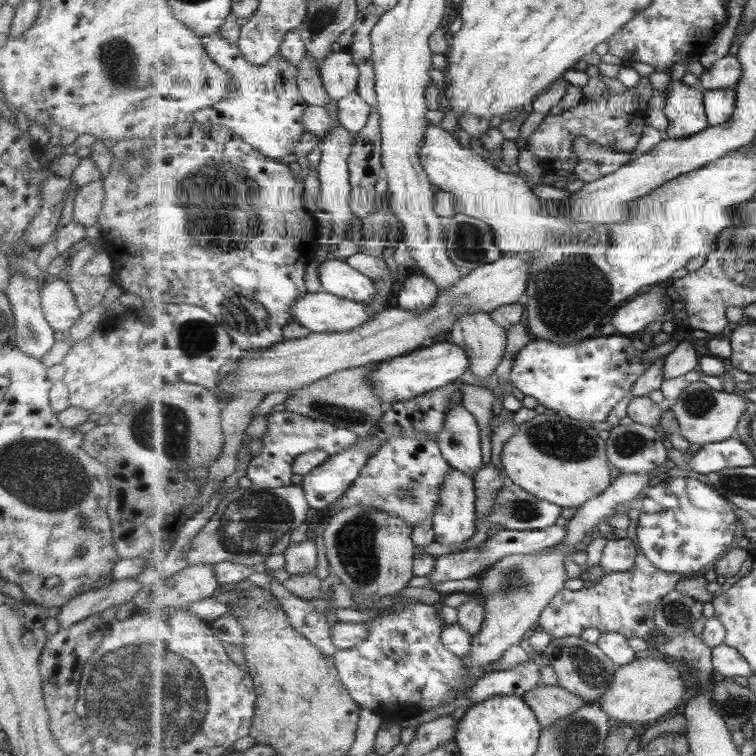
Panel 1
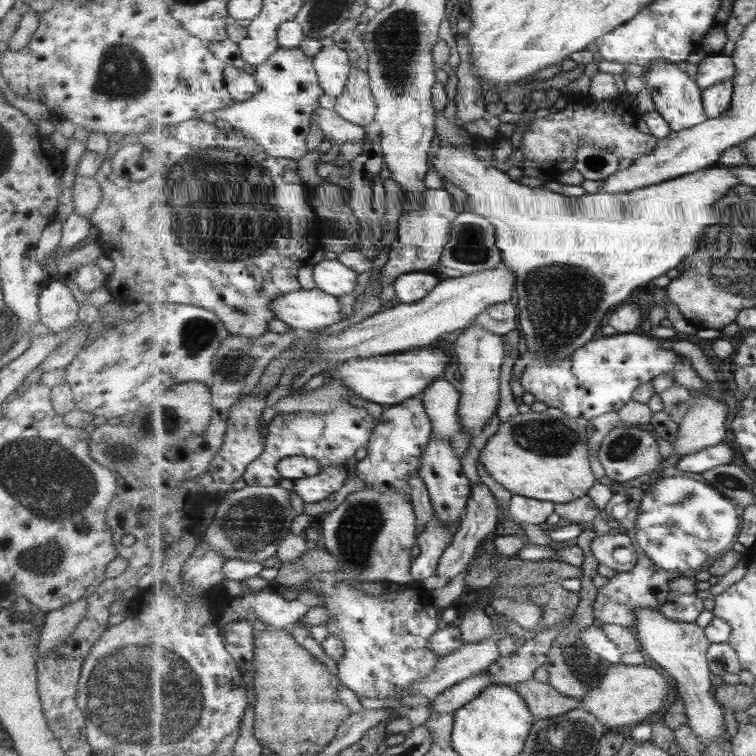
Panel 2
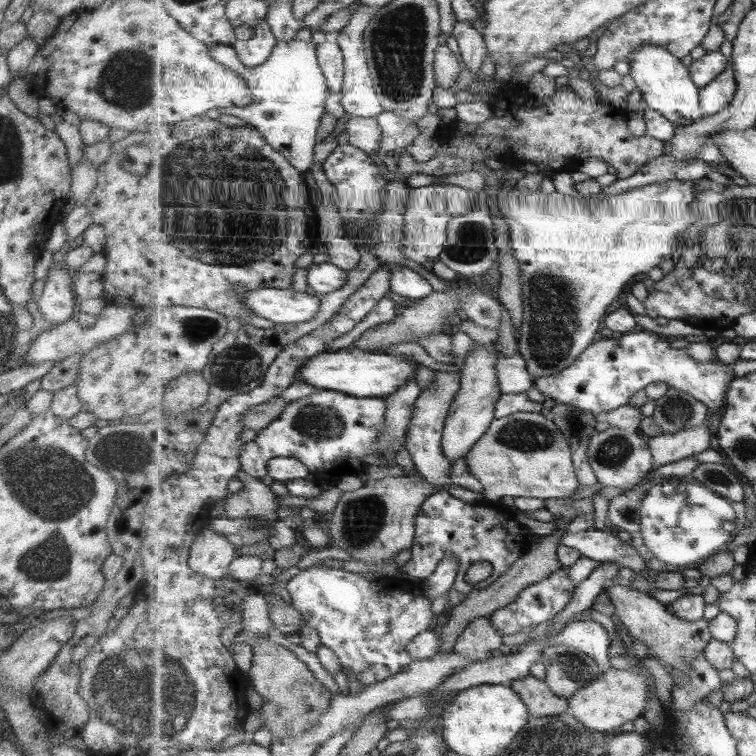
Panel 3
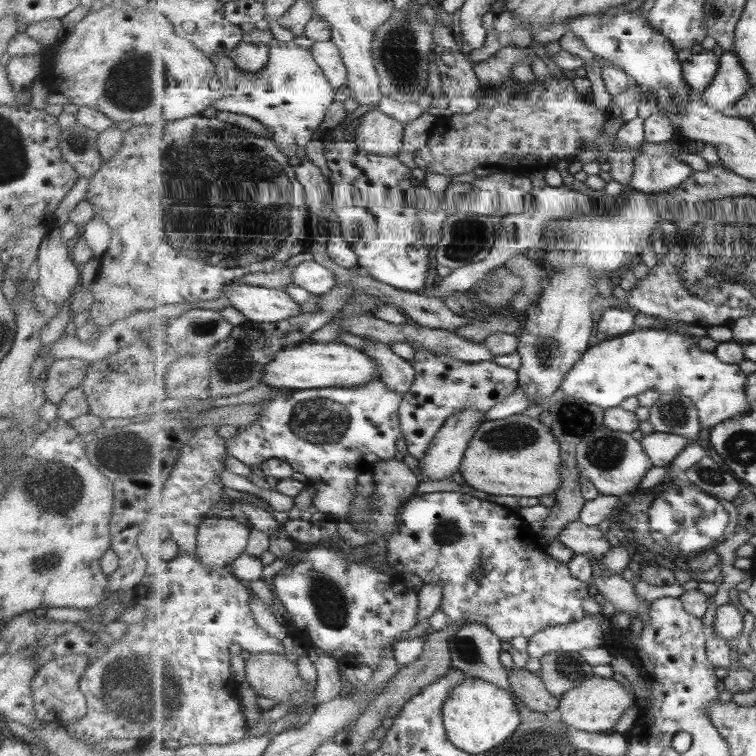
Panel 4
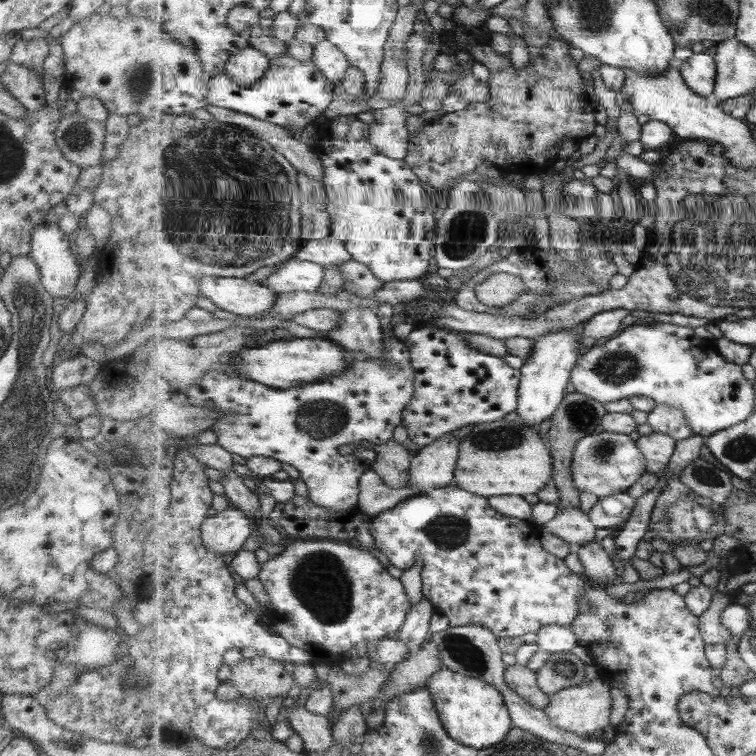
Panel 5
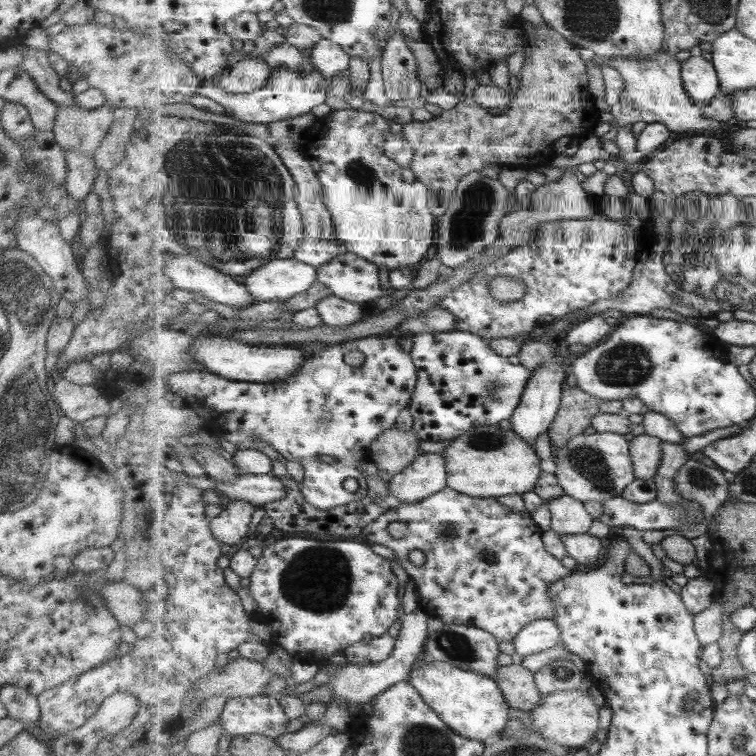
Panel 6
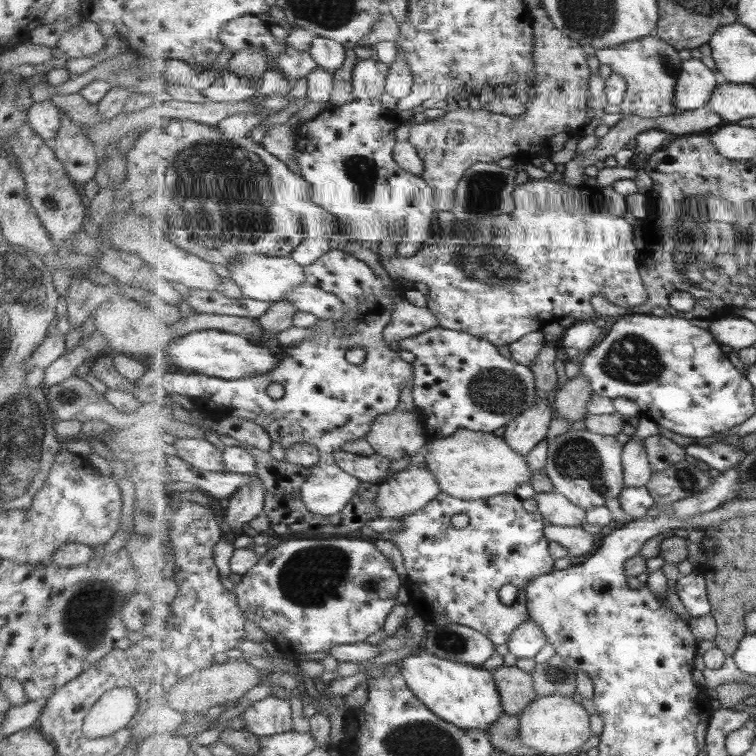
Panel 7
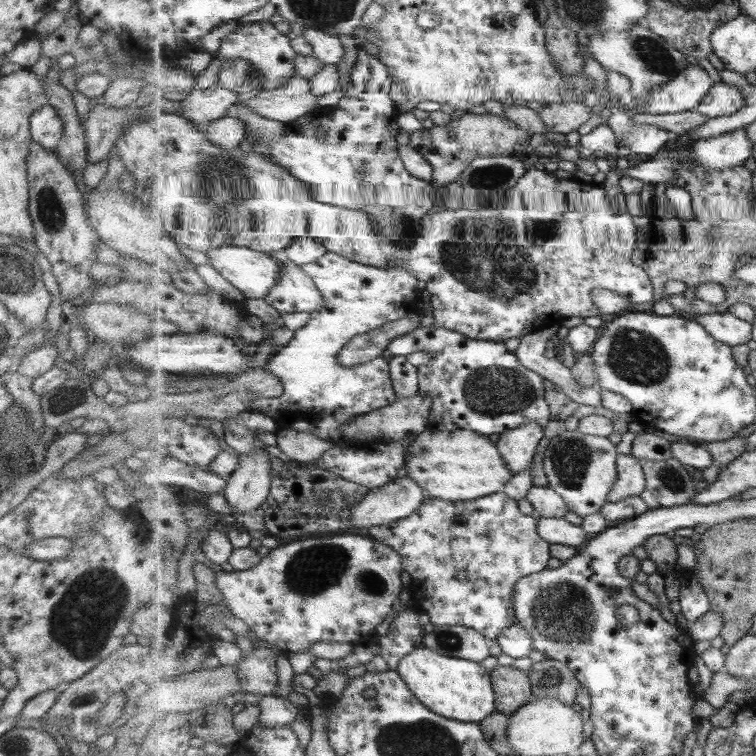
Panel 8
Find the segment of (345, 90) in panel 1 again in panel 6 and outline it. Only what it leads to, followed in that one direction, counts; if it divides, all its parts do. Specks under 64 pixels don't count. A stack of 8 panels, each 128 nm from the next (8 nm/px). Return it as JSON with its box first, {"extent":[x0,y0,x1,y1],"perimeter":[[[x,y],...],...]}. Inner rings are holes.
{"extent":[311,39,351,80],"perimeter":[[[323,39],[311,50],[311,62],[315,70],[329,80],[344,73],[349,68],[351,55],[342,46],[331,40]]]}

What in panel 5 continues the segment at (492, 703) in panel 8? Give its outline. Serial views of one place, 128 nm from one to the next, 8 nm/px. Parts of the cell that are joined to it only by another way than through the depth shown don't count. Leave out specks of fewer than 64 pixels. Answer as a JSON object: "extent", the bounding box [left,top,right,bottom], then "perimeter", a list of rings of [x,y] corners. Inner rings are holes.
{"extent":[425,667,514,750],"perimeter":[[[445,667],[431,676],[425,688],[433,696],[445,730],[448,730],[457,742],[464,743],[465,746],[471,746],[477,750],[495,746],[508,737],[509,731],[514,726],[504,695],[491,683],[484,682],[480,678]]]}

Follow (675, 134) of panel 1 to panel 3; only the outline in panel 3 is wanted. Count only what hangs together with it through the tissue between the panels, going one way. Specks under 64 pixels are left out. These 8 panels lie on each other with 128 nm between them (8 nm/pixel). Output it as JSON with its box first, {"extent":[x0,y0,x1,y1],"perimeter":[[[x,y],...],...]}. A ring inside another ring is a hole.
{"extent":[629,44,703,127],"perimeter":[[[645,44],[629,56],[630,76],[642,93],[642,104],[669,118],[675,126],[686,127],[703,118],[700,103],[700,87],[693,80],[689,67],[683,66],[680,58],[671,50],[655,44]]]}

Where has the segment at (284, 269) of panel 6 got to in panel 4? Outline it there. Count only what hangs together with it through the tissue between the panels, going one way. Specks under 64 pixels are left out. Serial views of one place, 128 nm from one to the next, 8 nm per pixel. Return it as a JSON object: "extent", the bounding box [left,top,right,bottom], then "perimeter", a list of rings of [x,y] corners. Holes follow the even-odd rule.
{"extent":[291,259,338,296],"perimeter":[[[312,259],[301,262],[293,269],[291,283],[301,286],[311,295],[324,296],[336,288],[338,281],[331,269]]]}

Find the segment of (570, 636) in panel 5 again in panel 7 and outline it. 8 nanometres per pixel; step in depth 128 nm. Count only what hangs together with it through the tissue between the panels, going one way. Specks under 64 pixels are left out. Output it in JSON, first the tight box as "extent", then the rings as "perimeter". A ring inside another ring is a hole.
{"extent":[507,620,549,659],"perimeter":[[[530,620],[520,626],[513,632],[512,638],[507,644],[509,652],[516,659],[534,659],[541,648],[549,643],[545,632],[541,629],[540,624]]]}

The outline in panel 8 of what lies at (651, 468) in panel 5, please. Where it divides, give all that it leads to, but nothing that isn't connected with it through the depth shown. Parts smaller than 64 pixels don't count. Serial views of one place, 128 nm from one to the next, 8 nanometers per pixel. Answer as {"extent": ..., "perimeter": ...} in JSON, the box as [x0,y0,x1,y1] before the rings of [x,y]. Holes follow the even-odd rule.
{"extent":[608,453,647,502],"perimeter":[[[619,453],[617,482],[609,493],[608,502],[621,502],[629,497],[640,495],[644,492],[647,481],[640,459],[633,454]]]}

